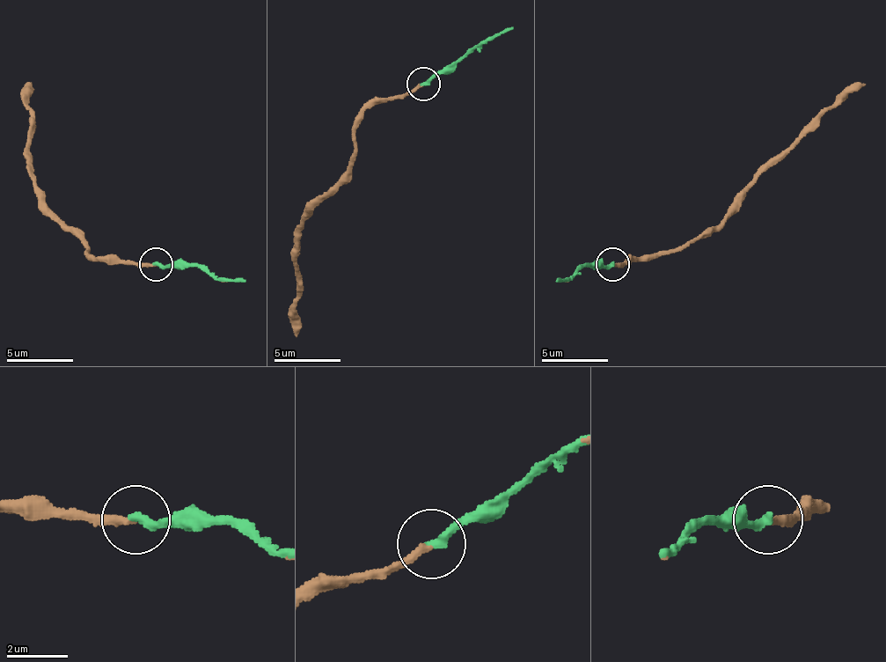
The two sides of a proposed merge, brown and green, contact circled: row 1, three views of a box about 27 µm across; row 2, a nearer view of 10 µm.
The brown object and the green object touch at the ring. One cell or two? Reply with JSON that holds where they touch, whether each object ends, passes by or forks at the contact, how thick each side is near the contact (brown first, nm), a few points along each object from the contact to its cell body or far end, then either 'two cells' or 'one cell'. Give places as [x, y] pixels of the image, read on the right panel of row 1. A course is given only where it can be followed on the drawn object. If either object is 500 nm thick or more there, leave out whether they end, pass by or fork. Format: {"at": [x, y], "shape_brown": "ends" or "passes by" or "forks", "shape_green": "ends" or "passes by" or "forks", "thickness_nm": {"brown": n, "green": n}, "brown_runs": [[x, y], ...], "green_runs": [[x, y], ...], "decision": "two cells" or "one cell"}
{"at": [612, 264], "shape_brown": "ends", "shape_green": "ends", "thickness_nm": {"brown": 240, "green": 320}, "brown_runs": [[615, 265], [638, 261], [658, 252], [681, 252], [705, 239], [751, 185], [828, 108], [865, 85]], "green_runs": [[611, 265], [584, 265], [554, 282]], "decision": "one cell"}

